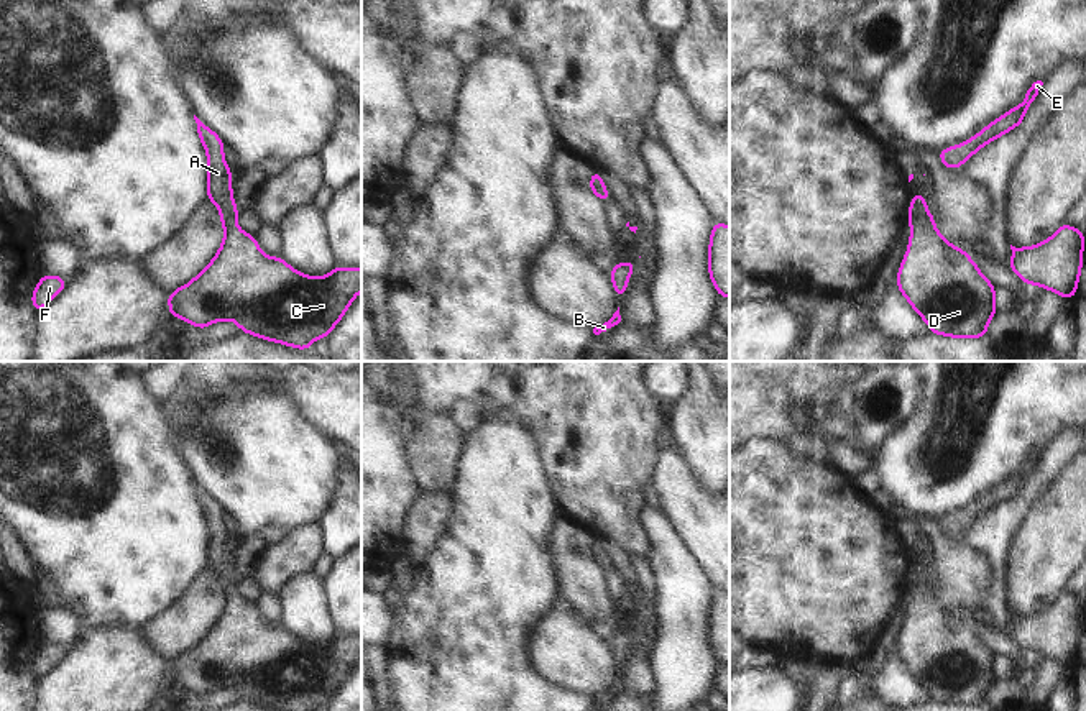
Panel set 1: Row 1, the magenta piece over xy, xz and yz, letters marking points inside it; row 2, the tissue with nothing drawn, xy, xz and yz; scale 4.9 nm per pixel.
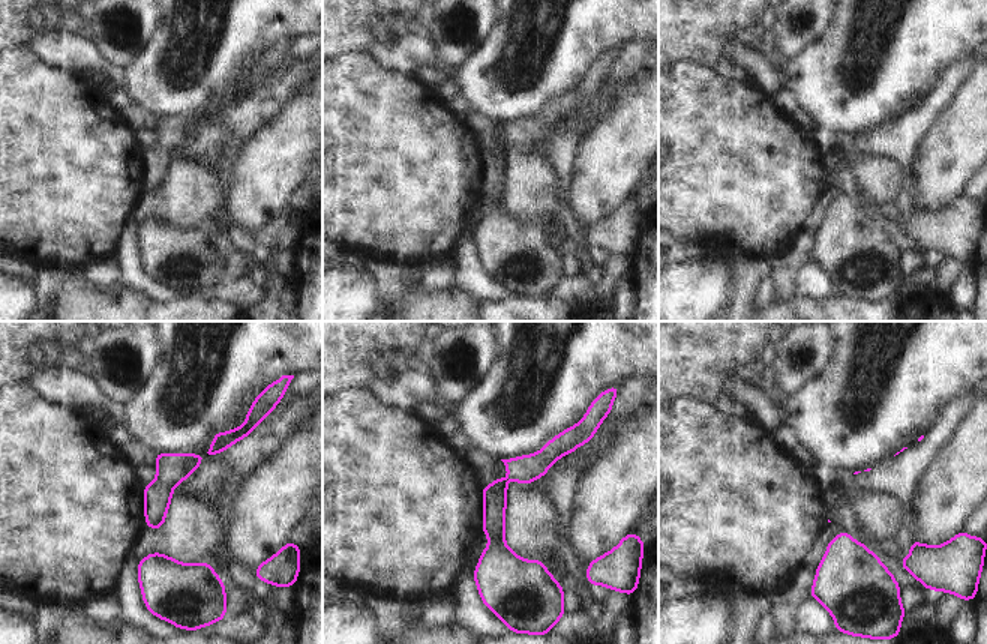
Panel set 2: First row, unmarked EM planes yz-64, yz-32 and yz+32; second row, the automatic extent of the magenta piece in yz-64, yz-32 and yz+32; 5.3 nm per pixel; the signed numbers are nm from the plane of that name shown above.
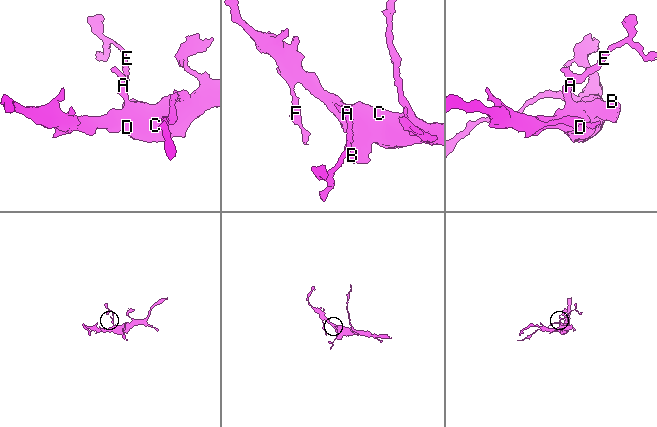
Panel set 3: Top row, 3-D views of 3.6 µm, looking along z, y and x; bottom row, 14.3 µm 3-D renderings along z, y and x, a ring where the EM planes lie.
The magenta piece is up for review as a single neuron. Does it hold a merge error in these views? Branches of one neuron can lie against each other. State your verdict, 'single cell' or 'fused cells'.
single cell

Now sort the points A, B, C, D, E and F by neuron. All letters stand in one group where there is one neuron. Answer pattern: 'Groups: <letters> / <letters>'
Groups: A B C D E F.

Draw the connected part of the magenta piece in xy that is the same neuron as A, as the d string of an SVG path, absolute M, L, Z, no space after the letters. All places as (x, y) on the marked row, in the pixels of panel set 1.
M196 115L197 135L207 149L207 200L220 212L225 236L215 258L187 286L181 286L168 296L169 315L179 317L199 328L217 320L235 320L242 332L311 350L315 338L327 338L329 332L340 322L357 294L361 291L361 268L338 268L324 278L311 278L292 269L283 258L266 256L255 235L242 232L237 225L238 209L232 197L232 171L222 153L225 143Z

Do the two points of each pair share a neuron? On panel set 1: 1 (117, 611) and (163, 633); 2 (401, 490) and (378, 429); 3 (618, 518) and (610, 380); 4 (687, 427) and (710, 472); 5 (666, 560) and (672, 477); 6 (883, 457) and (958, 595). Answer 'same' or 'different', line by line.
1: different
2: same
3: same
4: same
5: different
6: different

